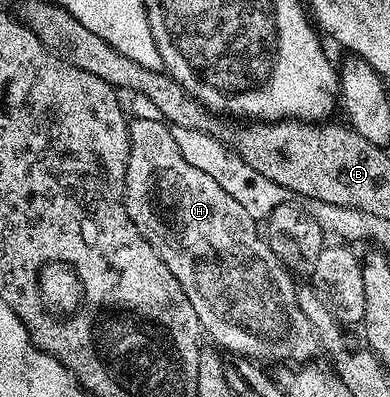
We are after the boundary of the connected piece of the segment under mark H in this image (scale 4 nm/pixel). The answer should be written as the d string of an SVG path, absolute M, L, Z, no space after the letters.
M130 118L128 125L125 208L131 221L135 221L135 229L143 233L147 245L159 253L163 265L167 265L175 281L183 285L183 293L187 293L187 301L191 301L195 308L204 334L208 338L210 335L214 339L210 340L226 352L229 350L229 353L260 357L262 360L277 359L287 354L297 339L298 357L302 361L308 360L308 355L315 350L315 340L297 307L298 284L293 284L294 276L263 238L259 223L210 174L187 163L166 122Z

